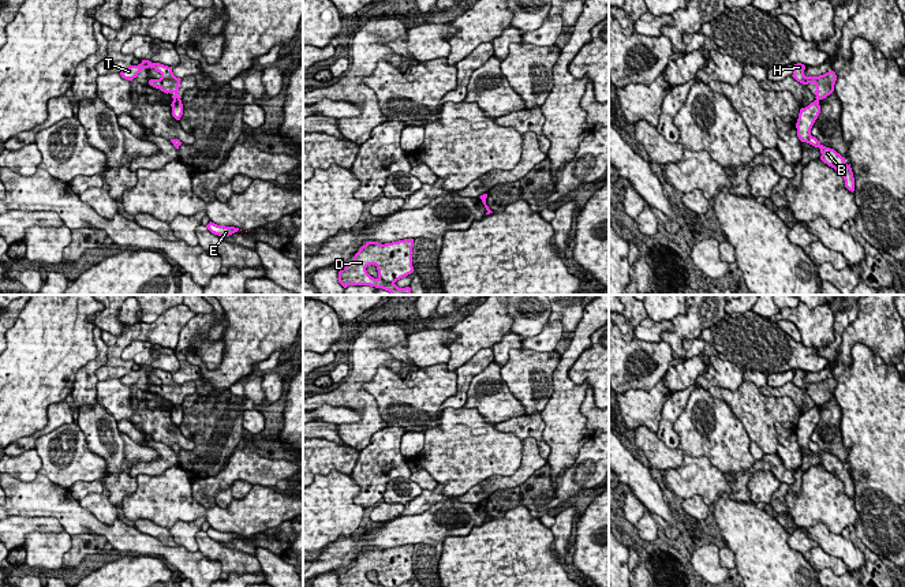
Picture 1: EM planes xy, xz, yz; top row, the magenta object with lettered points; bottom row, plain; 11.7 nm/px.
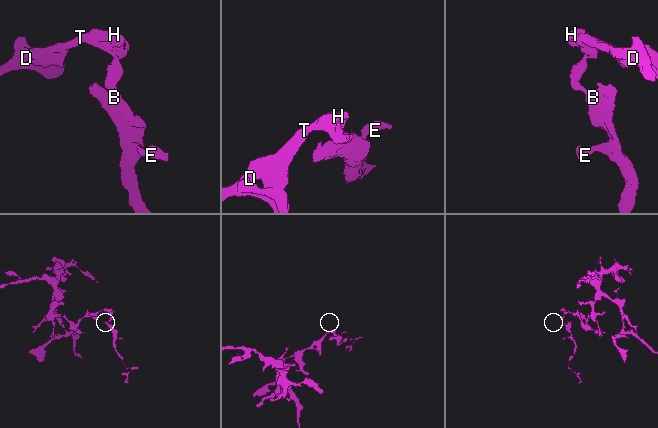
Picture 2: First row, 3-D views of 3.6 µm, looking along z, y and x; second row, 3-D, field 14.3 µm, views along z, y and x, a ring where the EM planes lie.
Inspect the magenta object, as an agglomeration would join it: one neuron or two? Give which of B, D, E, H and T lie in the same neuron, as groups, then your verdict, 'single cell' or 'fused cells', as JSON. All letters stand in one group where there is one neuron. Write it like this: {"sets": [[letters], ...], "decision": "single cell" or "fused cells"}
{"sets": [["B", "E"], ["D", "H", "T"]], "decision": "fused cells"}

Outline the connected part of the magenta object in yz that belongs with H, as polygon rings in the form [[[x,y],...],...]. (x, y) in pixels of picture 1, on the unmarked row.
[[[801,369],[794,370],[792,382],[803,390],[814,389],[816,393],[816,396],[814,397],[816,400],[815,403],[816,405],[823,405],[834,397],[834,390],[837,386],[837,381],[834,377],[829,377],[819,382],[805,382],[804,375],[805,375],[804,370]]]

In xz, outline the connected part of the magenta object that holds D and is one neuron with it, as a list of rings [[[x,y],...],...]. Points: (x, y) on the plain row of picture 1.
[[[414,545],[381,550],[366,547],[354,567],[339,577],[339,587],[397,587],[414,577]]]

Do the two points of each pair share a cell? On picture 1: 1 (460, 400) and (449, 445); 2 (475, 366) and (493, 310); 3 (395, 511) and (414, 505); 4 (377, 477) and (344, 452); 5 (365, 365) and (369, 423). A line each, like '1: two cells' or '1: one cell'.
1: two cells
2: two cells
3: two cells
4: two cells
5: one cell

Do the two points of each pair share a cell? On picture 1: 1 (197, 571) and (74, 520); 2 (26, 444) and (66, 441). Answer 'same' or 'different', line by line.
1: same
2: different

